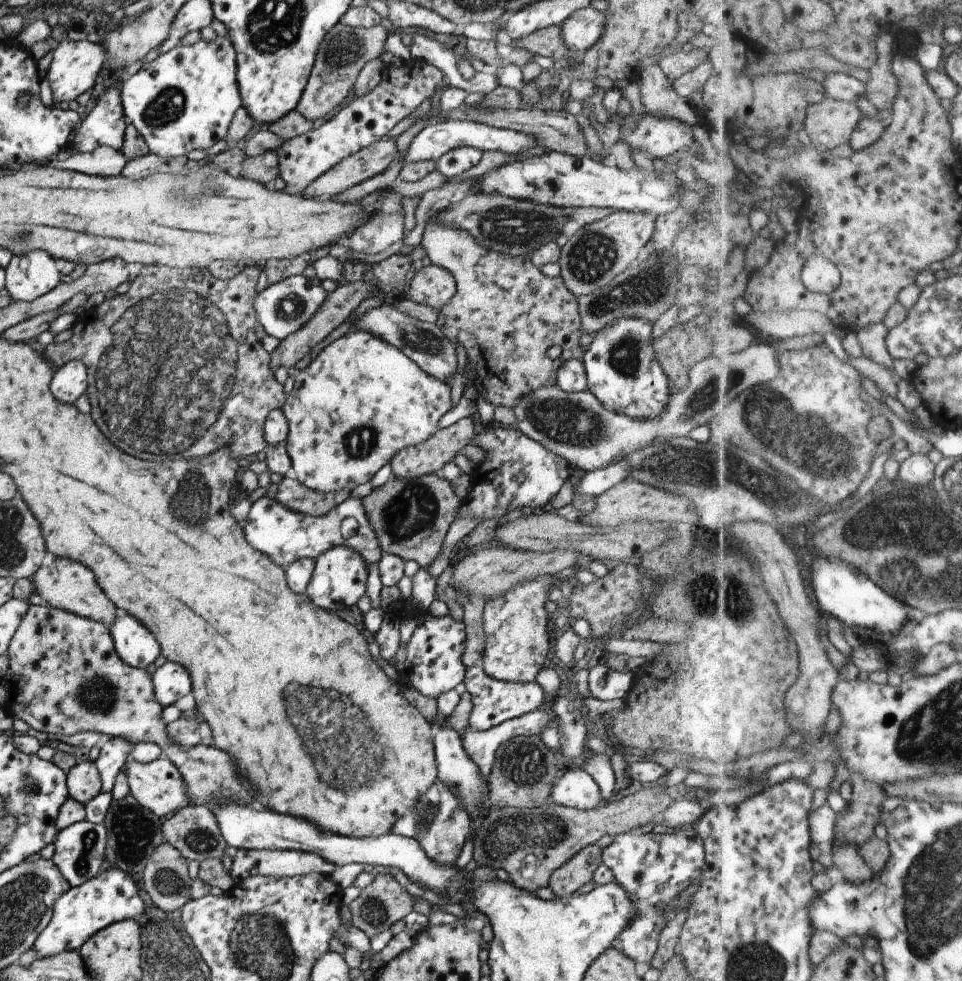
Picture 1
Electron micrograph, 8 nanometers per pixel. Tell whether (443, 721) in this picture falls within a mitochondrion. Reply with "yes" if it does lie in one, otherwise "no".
no

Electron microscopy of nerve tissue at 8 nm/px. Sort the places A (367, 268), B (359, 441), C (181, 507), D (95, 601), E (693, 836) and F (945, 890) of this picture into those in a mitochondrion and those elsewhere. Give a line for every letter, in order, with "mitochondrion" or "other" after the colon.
A: other
B: mitochondrion
C: mitochondrion
D: other
E: other
F: mitochondrion

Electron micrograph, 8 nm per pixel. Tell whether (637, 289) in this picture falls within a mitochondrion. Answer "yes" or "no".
yes

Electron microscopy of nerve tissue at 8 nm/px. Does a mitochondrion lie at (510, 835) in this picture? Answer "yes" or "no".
yes

